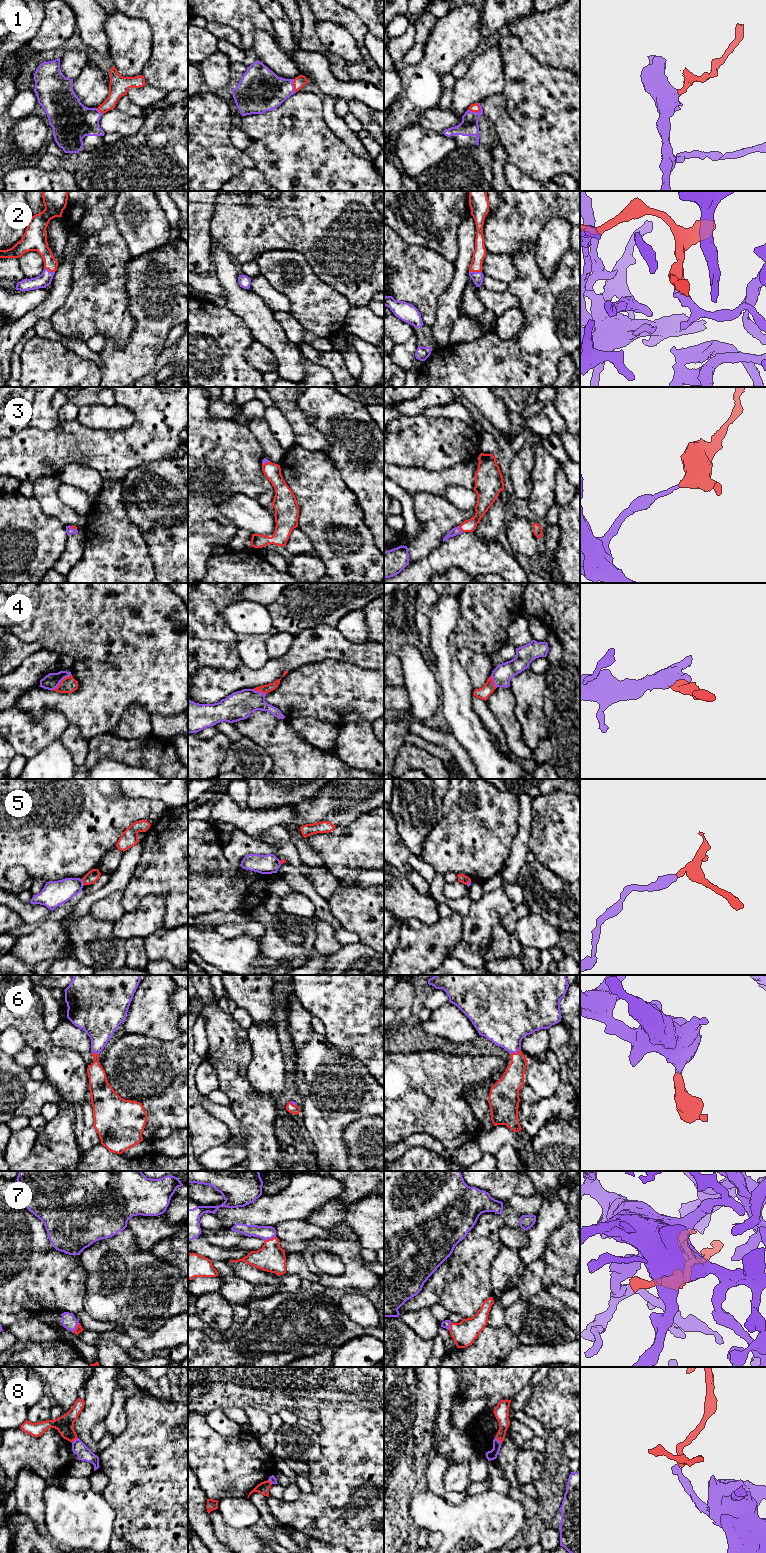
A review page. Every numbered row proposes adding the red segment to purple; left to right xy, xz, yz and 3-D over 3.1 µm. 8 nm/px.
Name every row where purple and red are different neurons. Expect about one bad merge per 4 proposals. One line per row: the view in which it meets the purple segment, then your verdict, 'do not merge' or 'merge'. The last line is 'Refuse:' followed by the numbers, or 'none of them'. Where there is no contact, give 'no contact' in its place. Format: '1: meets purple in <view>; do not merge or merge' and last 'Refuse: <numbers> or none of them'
1: meets purple in yz; merge
2: meets purple in yz; merge
3: meets purple in yz; merge
4: meets purple in xy; merge
5: meets purple in xy; do not merge
6: meets purple in yz; merge
7: meets purple in xz; merge
8: meets purple in yz; do not merge
Refuse: 5, 8

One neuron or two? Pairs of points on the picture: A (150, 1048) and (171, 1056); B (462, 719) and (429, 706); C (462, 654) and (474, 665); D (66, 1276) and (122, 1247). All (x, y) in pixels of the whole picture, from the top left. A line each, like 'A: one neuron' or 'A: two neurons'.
A: one neuron
B: two neurons
C: one neuron
D: two neurons

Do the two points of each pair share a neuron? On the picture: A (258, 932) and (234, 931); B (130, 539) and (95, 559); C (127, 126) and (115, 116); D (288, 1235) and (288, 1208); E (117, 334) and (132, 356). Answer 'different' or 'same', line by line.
A: same
B: same
C: same
D: different
E: different

